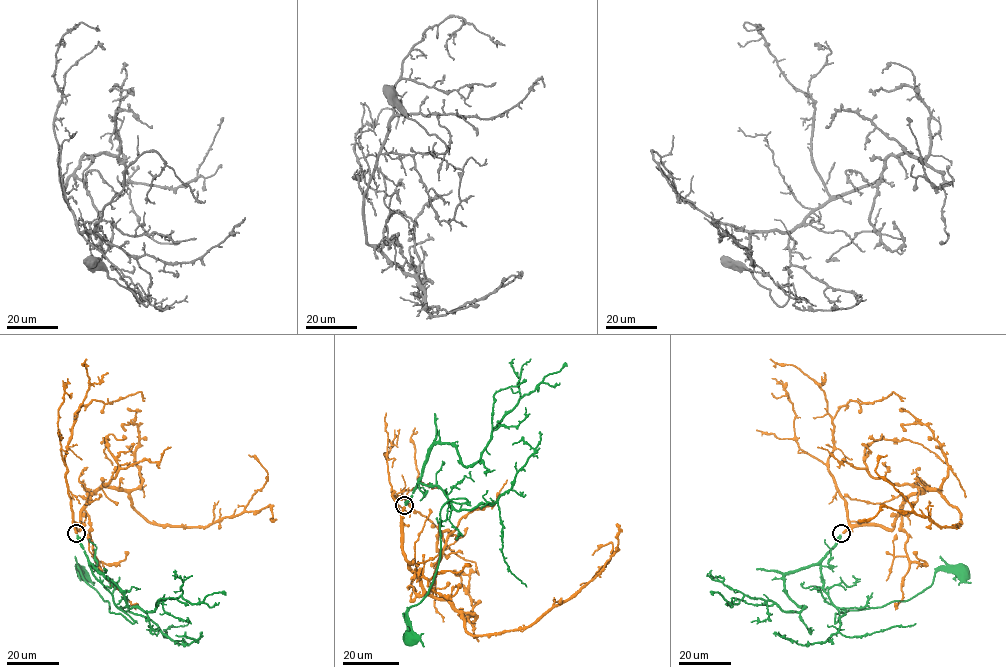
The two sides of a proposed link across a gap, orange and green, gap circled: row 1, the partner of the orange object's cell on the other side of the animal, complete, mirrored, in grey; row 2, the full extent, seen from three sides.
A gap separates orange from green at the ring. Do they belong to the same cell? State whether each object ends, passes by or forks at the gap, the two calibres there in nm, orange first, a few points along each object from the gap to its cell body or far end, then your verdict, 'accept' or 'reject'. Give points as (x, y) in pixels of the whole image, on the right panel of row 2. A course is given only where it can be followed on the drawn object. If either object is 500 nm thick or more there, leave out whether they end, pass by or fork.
orange ends; green ends; calibres 480 and 400 nm; course orange (842, 532), (892, 529), (903, 503), (925, 487), (960, 521), (940, 527), (919, 515), (877, 473), (886, 454); course green (840, 534), (820, 573), (839, 610), (835, 623), (835, 614), (909, 600), (939, 570), (961, 573); accept

